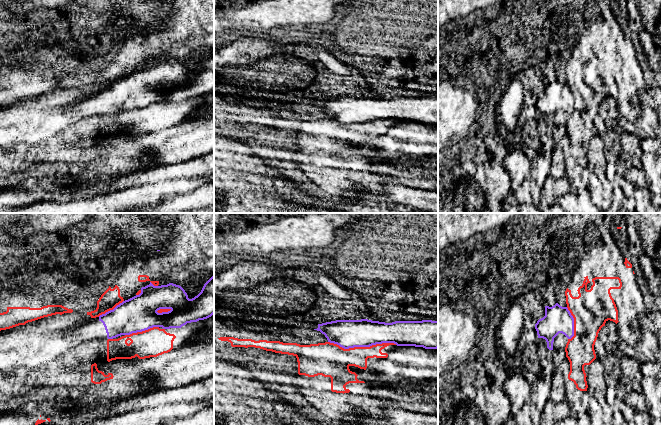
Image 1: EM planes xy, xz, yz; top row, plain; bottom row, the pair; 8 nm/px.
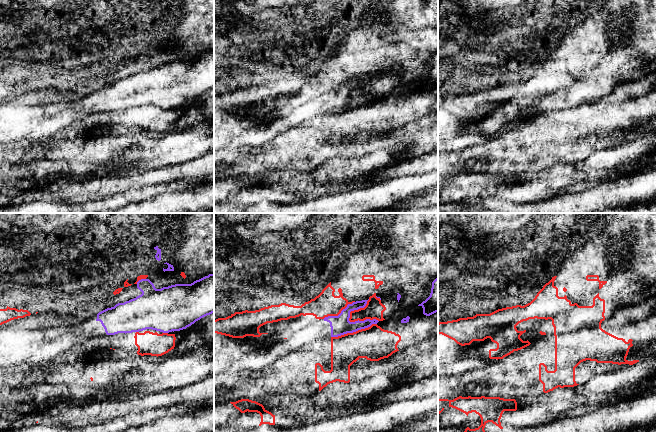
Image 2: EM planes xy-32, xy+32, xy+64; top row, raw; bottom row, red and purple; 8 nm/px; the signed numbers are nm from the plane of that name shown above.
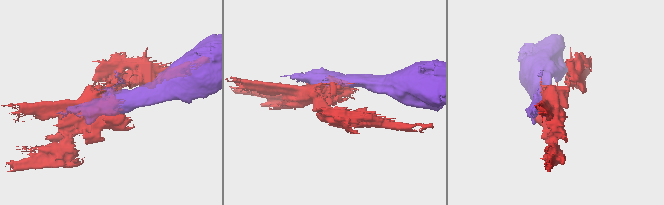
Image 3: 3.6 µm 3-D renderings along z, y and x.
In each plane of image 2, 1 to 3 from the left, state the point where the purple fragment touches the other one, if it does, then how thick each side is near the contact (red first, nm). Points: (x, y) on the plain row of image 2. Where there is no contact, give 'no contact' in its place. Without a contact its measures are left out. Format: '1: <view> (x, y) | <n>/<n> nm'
1: xy-32 (165, 109) | 190/360 nm
2: xy+32 (360, 96) | 150/160 nm
3: no contact

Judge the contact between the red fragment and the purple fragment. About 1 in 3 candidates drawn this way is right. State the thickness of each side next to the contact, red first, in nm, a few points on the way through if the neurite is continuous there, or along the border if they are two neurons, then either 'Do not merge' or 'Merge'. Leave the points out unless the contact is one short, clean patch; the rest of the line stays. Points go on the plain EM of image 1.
Thickness 240 nm (red) against 220 nm. Do not merge

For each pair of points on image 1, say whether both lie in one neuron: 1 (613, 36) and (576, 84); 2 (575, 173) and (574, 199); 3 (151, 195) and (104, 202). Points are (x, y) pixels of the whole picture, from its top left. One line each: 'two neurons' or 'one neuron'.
1: one neuron
2: one neuron
3: two neurons

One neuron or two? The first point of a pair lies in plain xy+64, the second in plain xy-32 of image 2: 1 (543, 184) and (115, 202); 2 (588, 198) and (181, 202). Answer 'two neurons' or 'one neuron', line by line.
1: one neuron
2: two neurons

